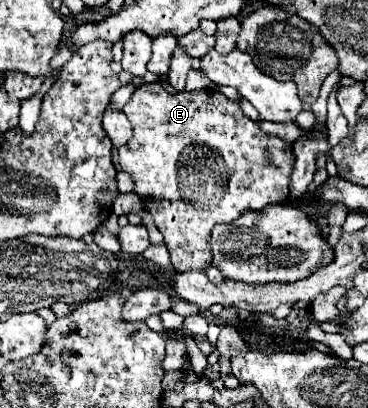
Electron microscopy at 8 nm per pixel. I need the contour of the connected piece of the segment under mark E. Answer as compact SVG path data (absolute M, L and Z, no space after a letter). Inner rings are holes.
M151 82L151 84L143 84L135 90L133 98L123 106L123 112L125 116L129 118L131 126L133 126L133 138L121 146L117 150L117 160L119 160L119 166L131 174L131 178L135 180L135 194L143 198L143 206L151 212L153 216L153 222L155 226L159 228L159 232L163 234L165 238L165 244L171 252L171 262L175 266L175 270L179 272L185 272L185 270L195 270L195 268L201 268L201 270L207 270L211 268L211 262L213 262L213 254L211 254L211 246L209 246L209 238L211 238L211 230L215 224L227 224L227 222L233 222L237 220L245 210L263 210L267 204L277 204L277 202L285 202L287 198L287 192L289 192L289 176L291 176L291 170L293 170L293 164L295 164L295 154L293 154L293 144L287 144L283 142L279 136L271 136L271 134L265 134L253 120L249 120L243 110L239 108L237 102L225 98L221 92L215 92L215 90L195 90L195 92L177 92L177 94L169 94L159 82ZM265 146L273 146L273 158L271 154L267 152Z

